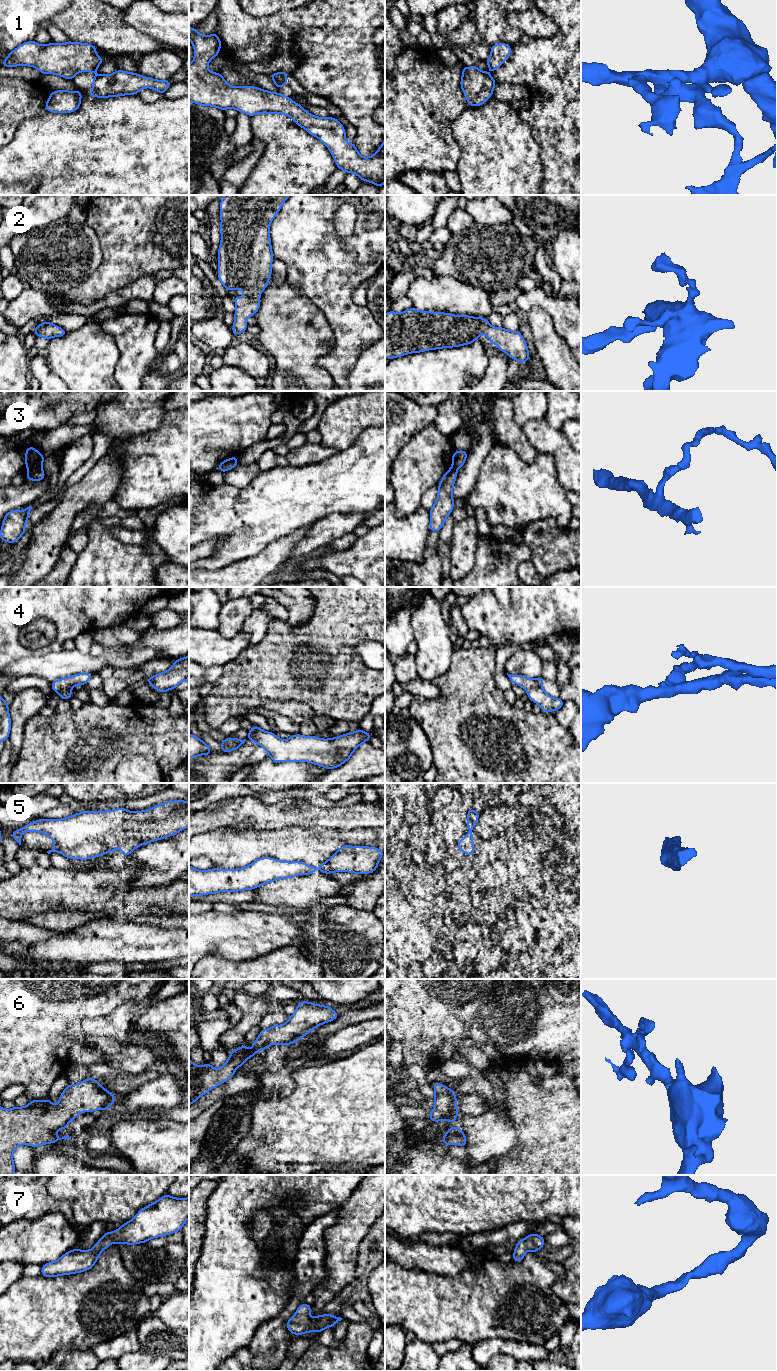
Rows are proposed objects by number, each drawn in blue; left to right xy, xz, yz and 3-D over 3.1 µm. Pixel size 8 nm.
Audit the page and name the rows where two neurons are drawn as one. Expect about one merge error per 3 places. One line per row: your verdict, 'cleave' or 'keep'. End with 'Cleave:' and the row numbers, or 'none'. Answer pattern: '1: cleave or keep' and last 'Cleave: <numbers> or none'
1: keep
2: keep
3: cleave
4: cleave
5: keep
6: keep
7: keep
Cleave: 3, 4

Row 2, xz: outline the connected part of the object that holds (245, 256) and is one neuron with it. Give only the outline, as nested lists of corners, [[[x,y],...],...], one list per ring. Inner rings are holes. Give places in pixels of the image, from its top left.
[[[225,195],[220,200],[221,242],[218,249],[218,279],[227,291],[244,290],[245,294],[232,298],[236,305],[232,333],[236,336],[246,331],[247,319],[260,308],[261,292],[267,288],[272,273],[272,245],[270,224],[290,195]]]

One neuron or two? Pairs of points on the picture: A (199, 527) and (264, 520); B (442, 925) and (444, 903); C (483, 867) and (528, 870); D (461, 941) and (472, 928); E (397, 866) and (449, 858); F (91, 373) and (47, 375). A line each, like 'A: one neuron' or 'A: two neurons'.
A: one neuron
B: one neuron
C: two neurons
D: one neuron
E: two neurons
F: two neurons

